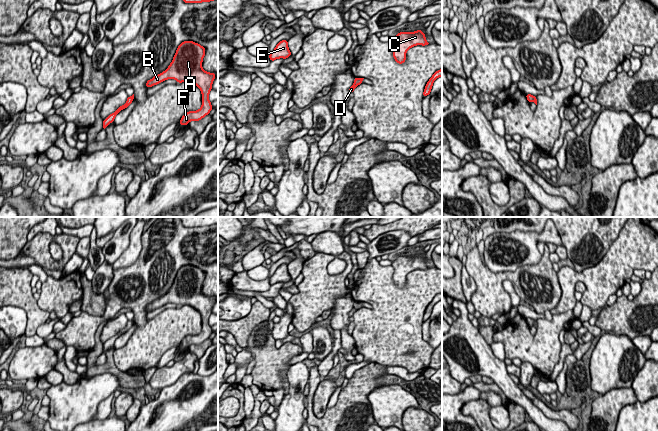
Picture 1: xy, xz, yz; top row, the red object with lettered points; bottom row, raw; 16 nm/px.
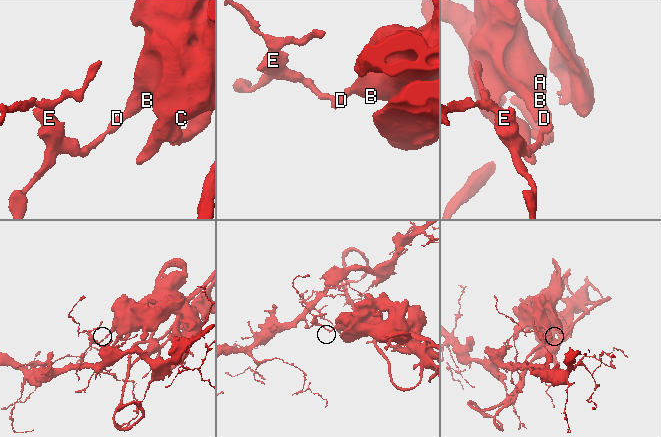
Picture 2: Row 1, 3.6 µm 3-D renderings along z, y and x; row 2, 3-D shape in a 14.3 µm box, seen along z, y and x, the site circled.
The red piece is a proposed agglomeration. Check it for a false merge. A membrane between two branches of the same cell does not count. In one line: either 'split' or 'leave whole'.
split

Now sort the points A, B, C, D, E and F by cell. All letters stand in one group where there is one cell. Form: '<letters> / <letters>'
A B C F / D E

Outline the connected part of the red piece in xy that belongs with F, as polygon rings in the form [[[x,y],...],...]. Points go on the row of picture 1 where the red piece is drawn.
[[[182,42],[168,68],[146,82],[146,87],[150,88],[168,79],[174,79],[178,83],[188,81],[201,90],[202,106],[199,110],[189,111],[181,117],[179,124],[183,126],[188,125],[192,120],[200,121],[213,109],[209,101],[209,93],[212,90],[216,73],[206,72],[202,68],[205,52],[205,48],[198,43]]]

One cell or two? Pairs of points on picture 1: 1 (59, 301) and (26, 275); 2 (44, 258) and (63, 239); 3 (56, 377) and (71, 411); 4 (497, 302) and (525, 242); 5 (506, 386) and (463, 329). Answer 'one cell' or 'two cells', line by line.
1: two cells
2: one cell
3: two cells
4: two cells
5: one cell

